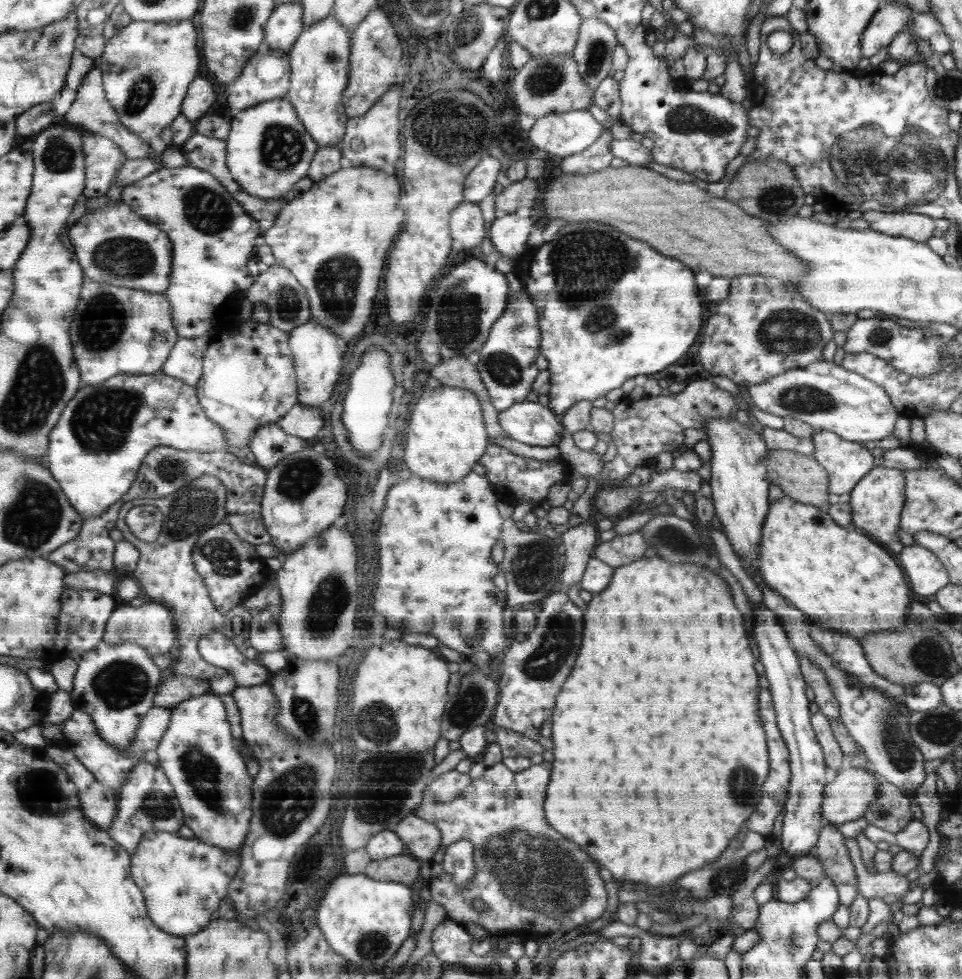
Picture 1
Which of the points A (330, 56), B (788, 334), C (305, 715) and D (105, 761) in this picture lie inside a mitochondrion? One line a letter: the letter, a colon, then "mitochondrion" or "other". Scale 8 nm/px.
A: mitochondrion
B: mitochondrion
C: mitochondrion
D: other

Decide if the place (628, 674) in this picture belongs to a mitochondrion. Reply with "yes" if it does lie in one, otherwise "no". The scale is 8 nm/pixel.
no

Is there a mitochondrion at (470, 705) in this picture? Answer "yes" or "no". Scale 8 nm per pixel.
yes

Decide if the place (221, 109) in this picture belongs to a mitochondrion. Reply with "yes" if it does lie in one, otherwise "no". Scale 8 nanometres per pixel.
no

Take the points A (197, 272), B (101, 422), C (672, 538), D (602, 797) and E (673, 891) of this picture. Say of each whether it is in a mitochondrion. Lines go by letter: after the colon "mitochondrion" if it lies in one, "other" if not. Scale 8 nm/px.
A: other
B: mitochondrion
C: mitochondrion
D: other
E: other

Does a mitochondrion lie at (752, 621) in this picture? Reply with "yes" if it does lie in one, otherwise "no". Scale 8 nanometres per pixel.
no

